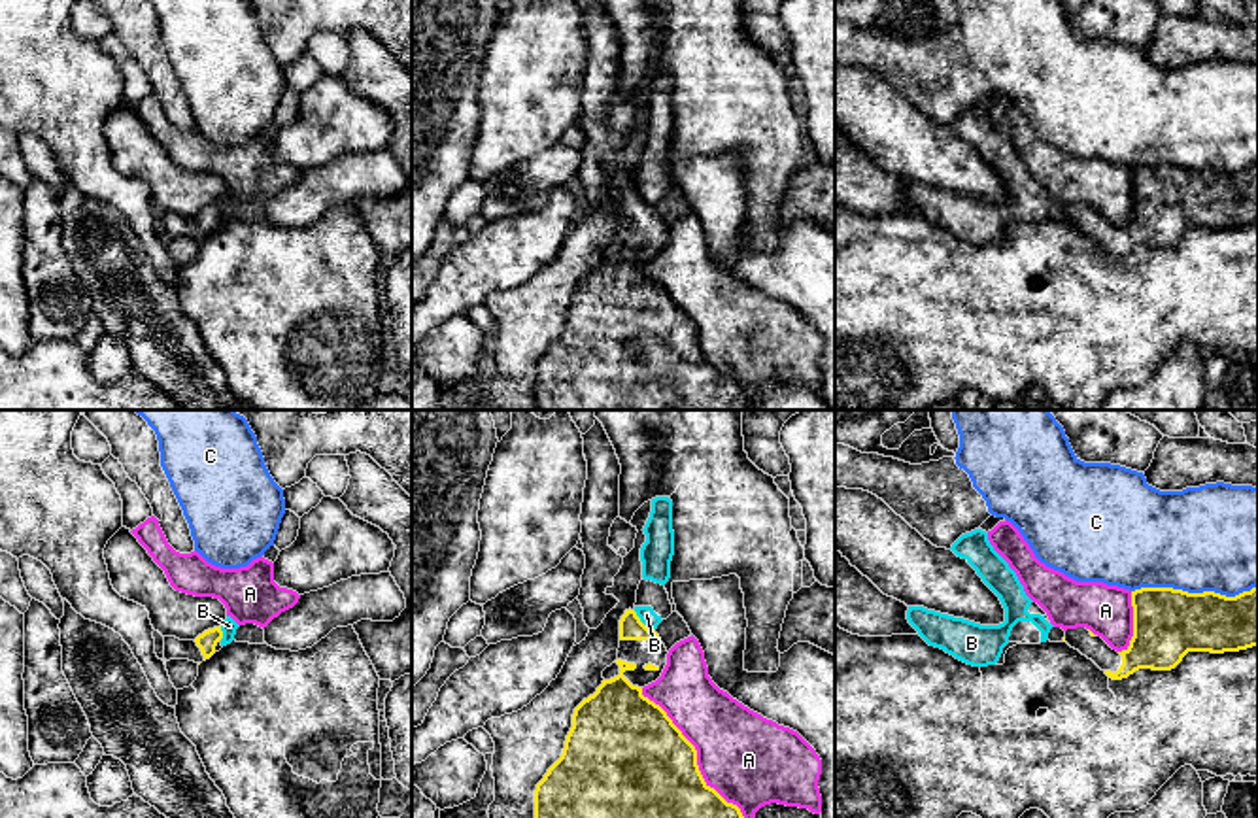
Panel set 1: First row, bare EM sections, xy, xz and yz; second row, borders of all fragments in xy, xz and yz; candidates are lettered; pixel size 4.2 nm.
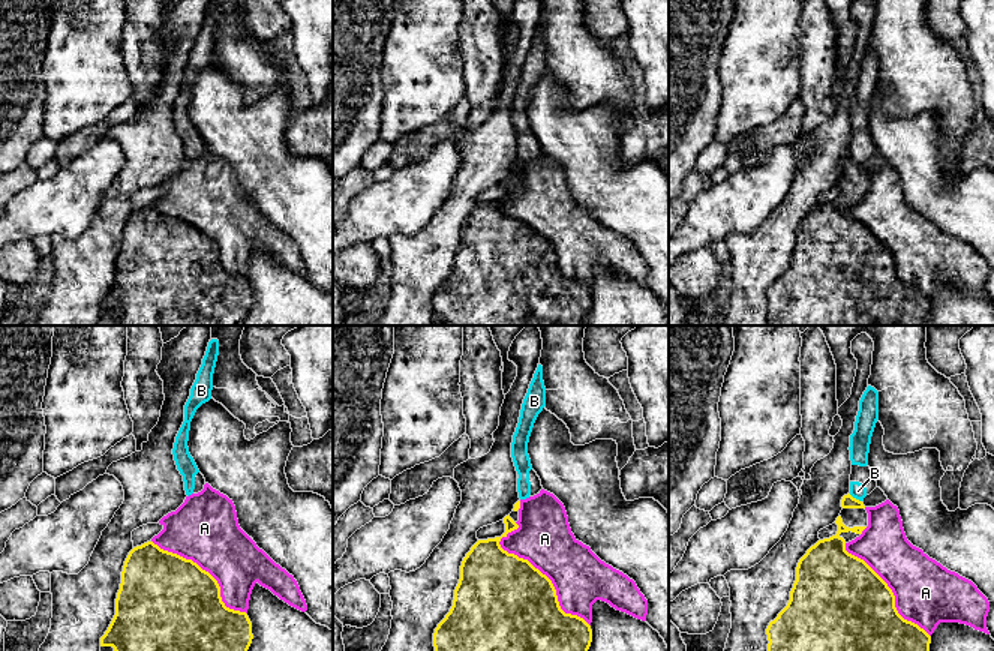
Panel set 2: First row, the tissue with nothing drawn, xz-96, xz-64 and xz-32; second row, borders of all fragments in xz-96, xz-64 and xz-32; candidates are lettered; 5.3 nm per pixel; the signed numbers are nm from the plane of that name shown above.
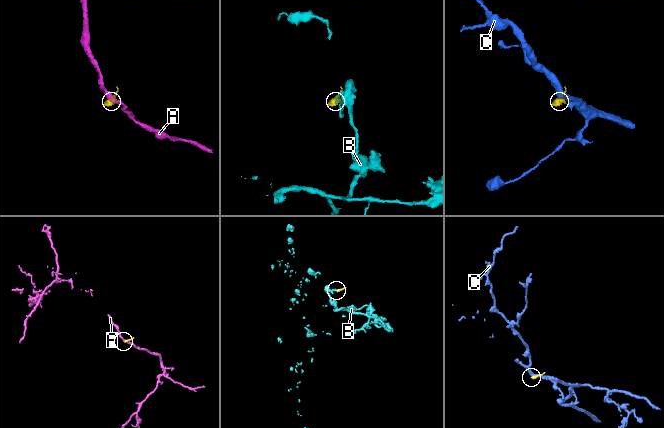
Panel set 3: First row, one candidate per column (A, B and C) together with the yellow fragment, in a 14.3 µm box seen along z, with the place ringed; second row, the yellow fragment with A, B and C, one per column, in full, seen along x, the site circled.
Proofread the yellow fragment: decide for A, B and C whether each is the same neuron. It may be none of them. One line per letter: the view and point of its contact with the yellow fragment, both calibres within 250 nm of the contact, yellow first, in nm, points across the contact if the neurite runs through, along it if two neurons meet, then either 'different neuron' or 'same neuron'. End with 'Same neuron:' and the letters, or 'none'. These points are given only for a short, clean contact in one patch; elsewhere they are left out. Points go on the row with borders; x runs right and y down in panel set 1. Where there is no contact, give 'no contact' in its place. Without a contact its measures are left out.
A: contact xz (696, 754); calibres 440 and 380 nm; different neuron
B: contact xz (641, 622); calibres 100 and 70 nm; way xz (631, 628), (641, 622), (646, 614); same neuron
C: contact yz (1194, 594); calibres 300 and 440 nm; different neuron
Same neuron: B

